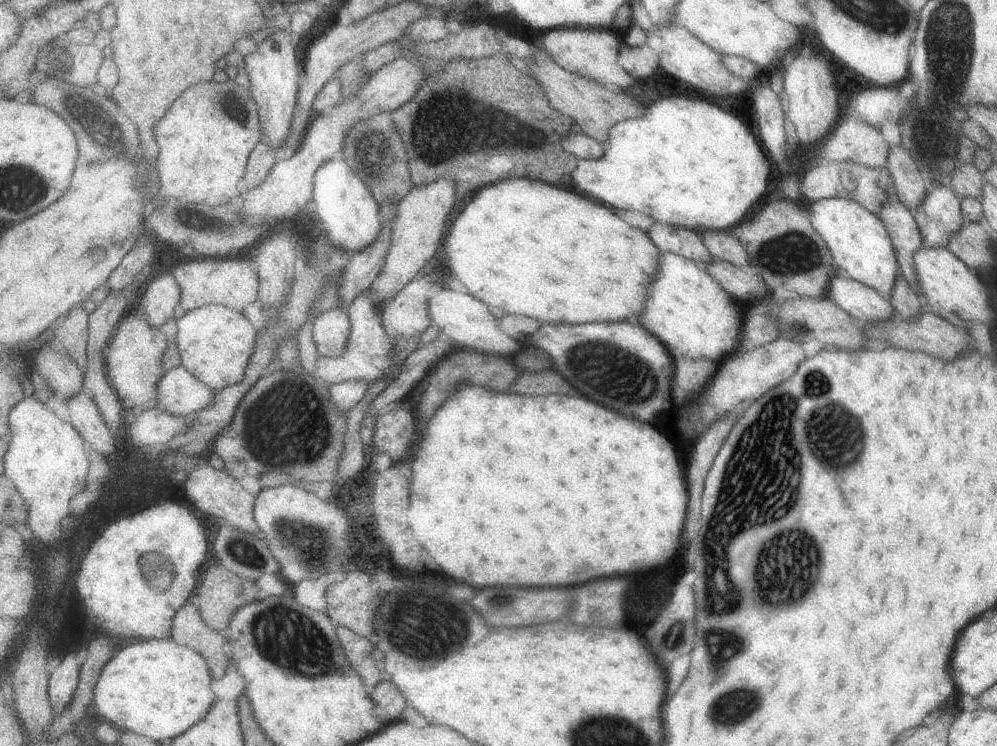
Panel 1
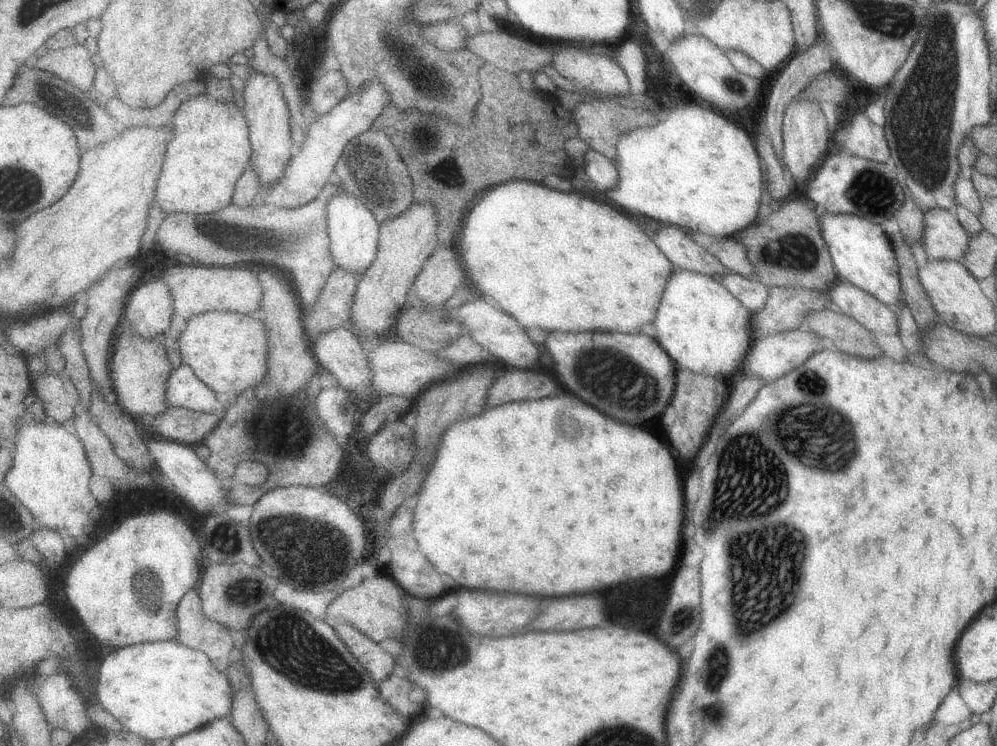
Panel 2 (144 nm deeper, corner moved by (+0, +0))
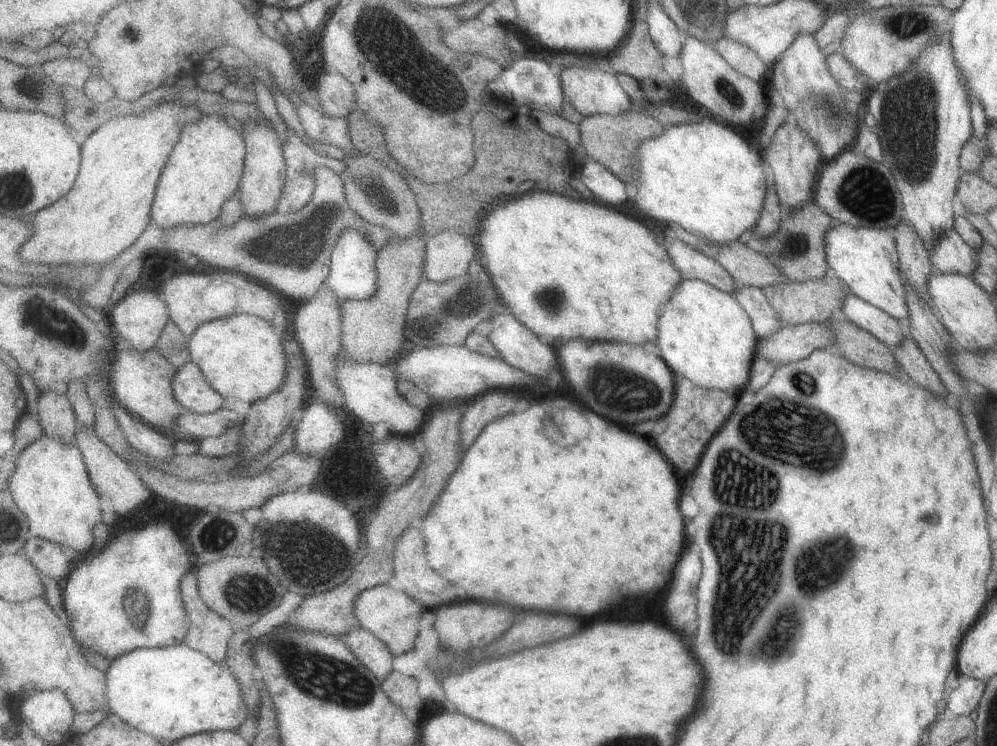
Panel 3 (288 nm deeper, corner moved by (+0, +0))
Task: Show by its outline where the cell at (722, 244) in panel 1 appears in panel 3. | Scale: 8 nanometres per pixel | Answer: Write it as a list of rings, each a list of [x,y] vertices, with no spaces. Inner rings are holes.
[[[667,224],[667,236],[675,238],[675,240],[681,240],[685,242],[687,246],[691,246],[695,252],[701,252],[713,260],[717,260],[725,272],[729,272],[735,282],[739,286],[751,286],[751,288],[765,288],[765,286],[775,286],[775,284],[785,284],[789,278],[785,274],[781,274],[777,270],[775,264],[771,264],[771,260],[755,250],[751,250],[747,244],[739,244],[737,240],[735,242],[727,242],[727,244],[721,244],[721,242],[709,242],[701,236],[695,236],[695,234],[689,234],[685,228],[681,228],[679,224]]]

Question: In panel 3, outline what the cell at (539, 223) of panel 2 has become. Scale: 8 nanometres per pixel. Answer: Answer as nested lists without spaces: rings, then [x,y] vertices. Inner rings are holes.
[[[529,192],[527,196],[521,196],[517,200],[505,202],[501,206],[495,206],[487,216],[483,216],[483,236],[481,236],[481,254],[483,254],[483,270],[489,274],[499,288],[501,294],[501,304],[507,306],[507,310],[517,316],[523,324],[527,324],[537,336],[551,344],[559,344],[561,338],[569,342],[569,338],[579,338],[579,340],[609,340],[609,342],[619,342],[619,344],[631,344],[631,346],[647,346],[651,348],[659,336],[659,312],[663,306],[673,298],[673,292],[679,288],[683,282],[681,272],[677,272],[677,266],[673,258],[669,258],[669,252],[665,252],[657,242],[655,236],[643,226],[643,222],[633,220],[617,210],[613,210],[607,204],[597,204],[589,200],[575,200],[563,194],[555,192]]]

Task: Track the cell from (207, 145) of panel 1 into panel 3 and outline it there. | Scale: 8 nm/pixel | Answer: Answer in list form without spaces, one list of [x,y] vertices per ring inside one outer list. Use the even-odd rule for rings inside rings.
[[[205,114],[203,120],[183,128],[183,140],[175,148],[175,156],[167,162],[167,172],[159,182],[159,192],[153,208],[153,222],[163,230],[173,230],[181,226],[209,226],[221,218],[223,206],[233,200],[243,186],[243,174],[247,172],[247,140],[233,130],[227,122],[219,120],[219,114]]]

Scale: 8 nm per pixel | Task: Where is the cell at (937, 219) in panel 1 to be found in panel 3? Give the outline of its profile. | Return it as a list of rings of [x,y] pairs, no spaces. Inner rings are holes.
[[[951,228],[949,232],[939,234],[929,246],[931,268],[939,274],[961,274],[973,280],[973,274],[979,266],[979,252],[963,242],[963,238]]]

